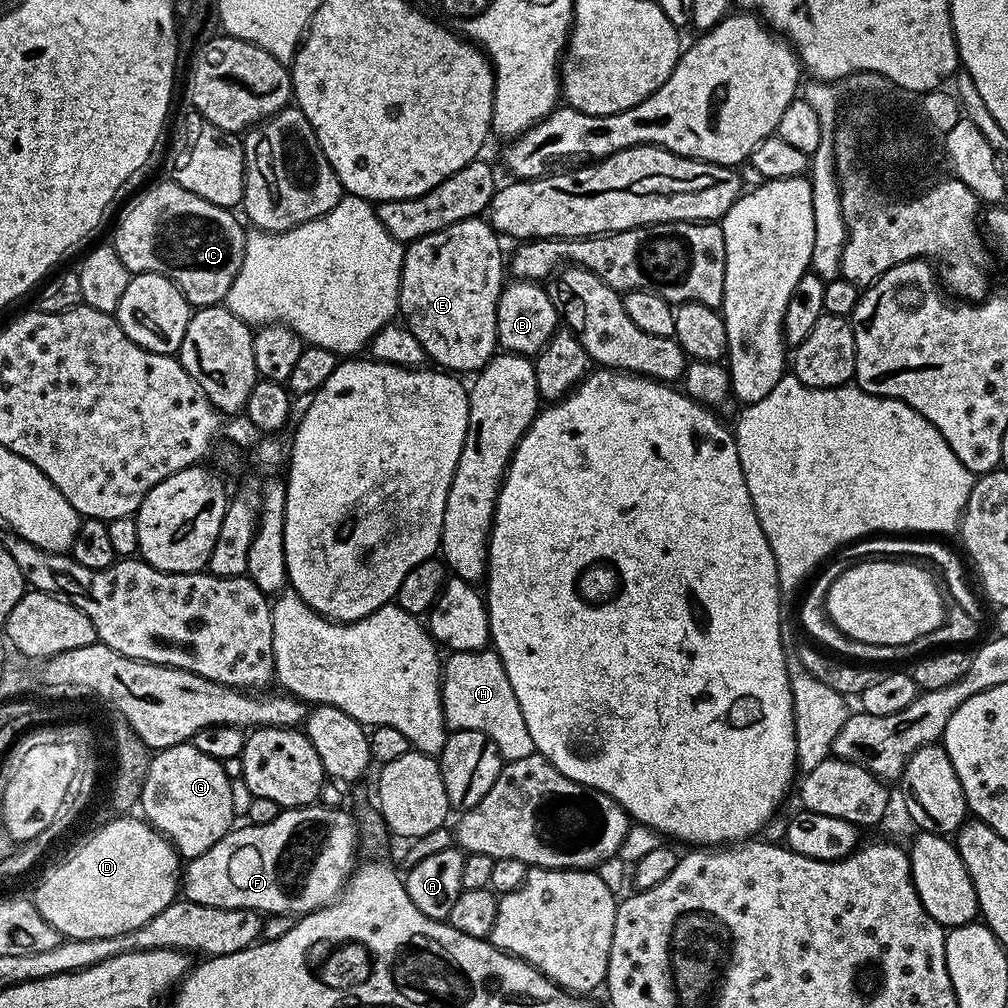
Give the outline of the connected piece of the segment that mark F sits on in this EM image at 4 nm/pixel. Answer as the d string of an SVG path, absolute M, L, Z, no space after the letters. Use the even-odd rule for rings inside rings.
M319 802L308 804L305 808L285 808L277 811L275 818L265 824L245 823L245 828L240 826L233 827L232 831L227 832L225 836L218 842L214 842L214 846L210 846L210 850L206 850L206 854L198 854L193 860L187 861L182 868L182 896L183 899L201 904L202 906L214 906L215 908L249 908L261 914L272 916L292 916L288 918L299 918L307 916L310 912L316 912L320 908L332 903L344 888L344 883L348 881L348 877L352 875L354 861L356 856L356 844L358 848L358 825L353 815L344 812L343 807L324 808Z

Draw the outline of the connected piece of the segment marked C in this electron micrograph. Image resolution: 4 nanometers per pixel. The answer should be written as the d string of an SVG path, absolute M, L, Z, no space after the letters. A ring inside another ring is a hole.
M171 182L152 184L145 192L140 192L120 212L116 220L116 241L114 247L118 258L122 258L129 273L153 272L170 278L182 290L189 304L196 308L206 308L209 304L220 304L225 299L242 266L244 257L244 237L246 228L236 221L236 212L214 206L198 194L190 194L182 186Z

